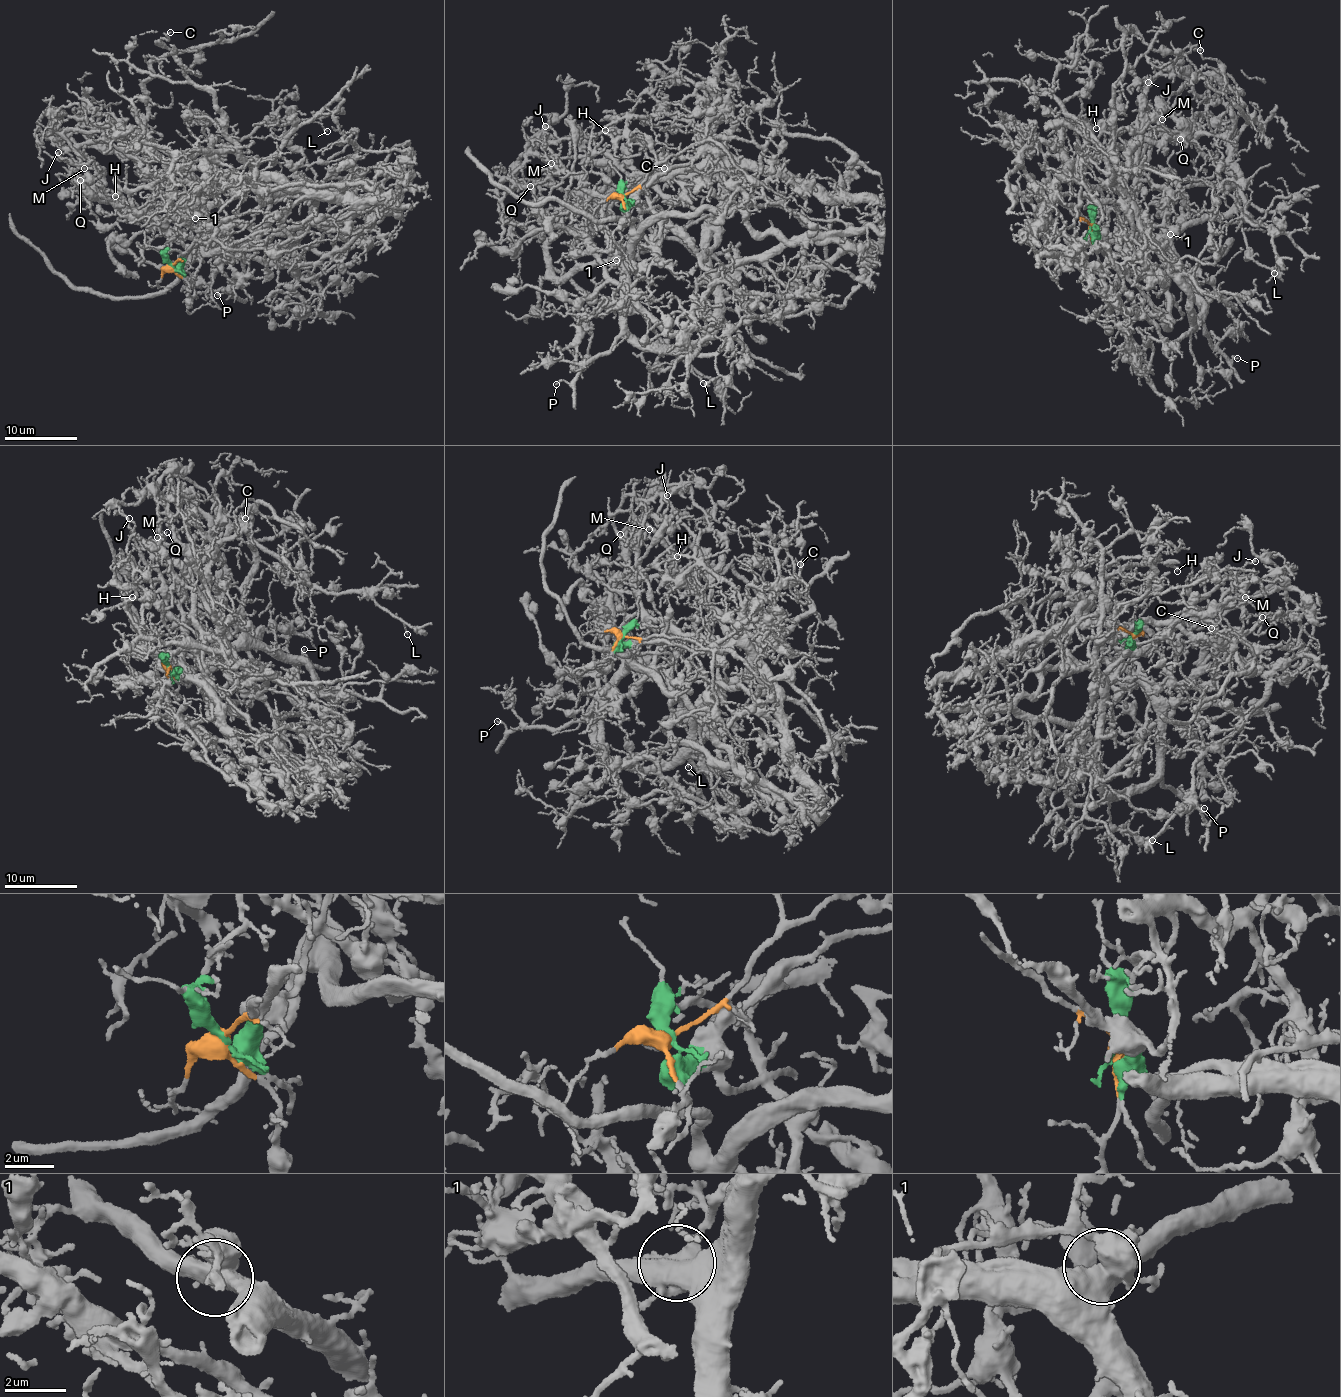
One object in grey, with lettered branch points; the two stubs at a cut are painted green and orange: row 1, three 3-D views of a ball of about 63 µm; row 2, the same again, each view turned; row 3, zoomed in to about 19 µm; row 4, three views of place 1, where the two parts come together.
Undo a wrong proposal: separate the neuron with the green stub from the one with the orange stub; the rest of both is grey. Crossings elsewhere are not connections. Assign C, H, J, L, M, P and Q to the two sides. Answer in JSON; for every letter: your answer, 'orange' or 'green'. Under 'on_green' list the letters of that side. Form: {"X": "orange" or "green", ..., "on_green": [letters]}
{"C": "orange", "H": "green", "J": "green", "L": "orange", "M": "green", "P": "orange", "Q": "green", "on_green": ["H", "J", "M", "Q"]}

